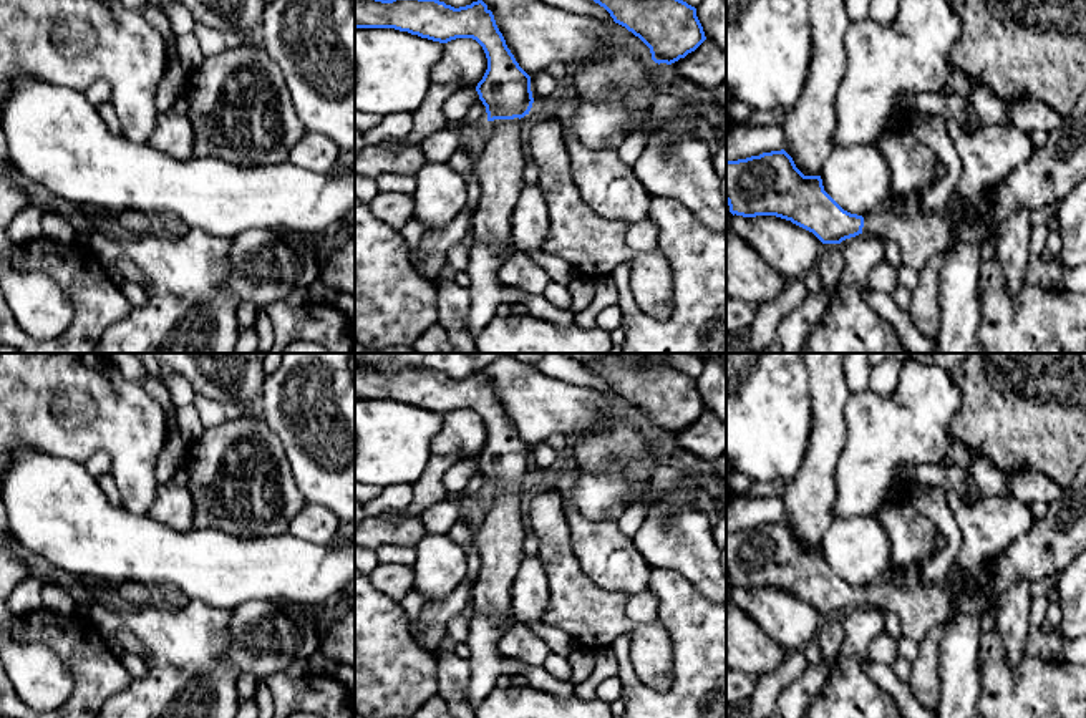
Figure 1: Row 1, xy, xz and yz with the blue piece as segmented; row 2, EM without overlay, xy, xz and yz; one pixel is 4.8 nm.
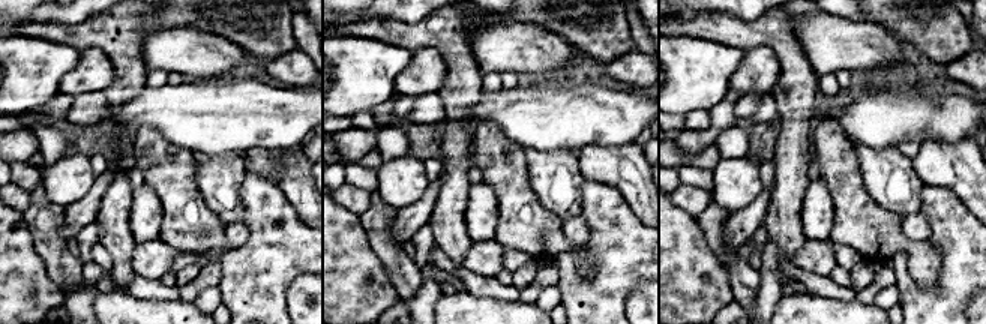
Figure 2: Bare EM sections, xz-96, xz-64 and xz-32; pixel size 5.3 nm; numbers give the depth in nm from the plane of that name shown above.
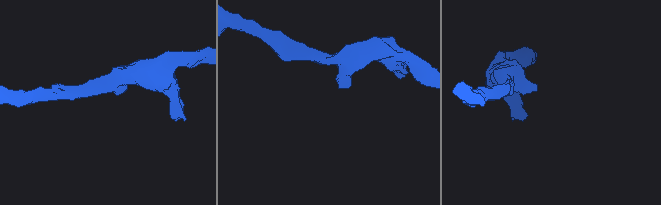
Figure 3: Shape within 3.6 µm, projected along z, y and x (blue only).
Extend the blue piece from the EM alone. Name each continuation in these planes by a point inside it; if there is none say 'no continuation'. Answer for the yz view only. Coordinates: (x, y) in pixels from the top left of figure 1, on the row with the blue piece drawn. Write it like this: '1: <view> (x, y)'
1: yz (921, 236)

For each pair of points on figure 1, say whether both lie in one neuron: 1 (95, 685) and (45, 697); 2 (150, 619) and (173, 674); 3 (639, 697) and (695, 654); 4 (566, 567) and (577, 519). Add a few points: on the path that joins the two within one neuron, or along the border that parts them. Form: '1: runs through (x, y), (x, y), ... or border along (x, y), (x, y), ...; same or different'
1: border along (58, 654), (72, 677), (72, 693), (67, 700); different
2: runs through (163, 632), (173, 642), (173, 660); same
3: runs through (657, 697), (669, 697), (693, 672); same
4: border along (562, 506), (572, 551), (591, 579); different

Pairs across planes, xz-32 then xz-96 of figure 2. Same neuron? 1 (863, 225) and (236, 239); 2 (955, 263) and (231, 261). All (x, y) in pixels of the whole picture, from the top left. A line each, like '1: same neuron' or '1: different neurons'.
1: different neurons
2: same neuron

